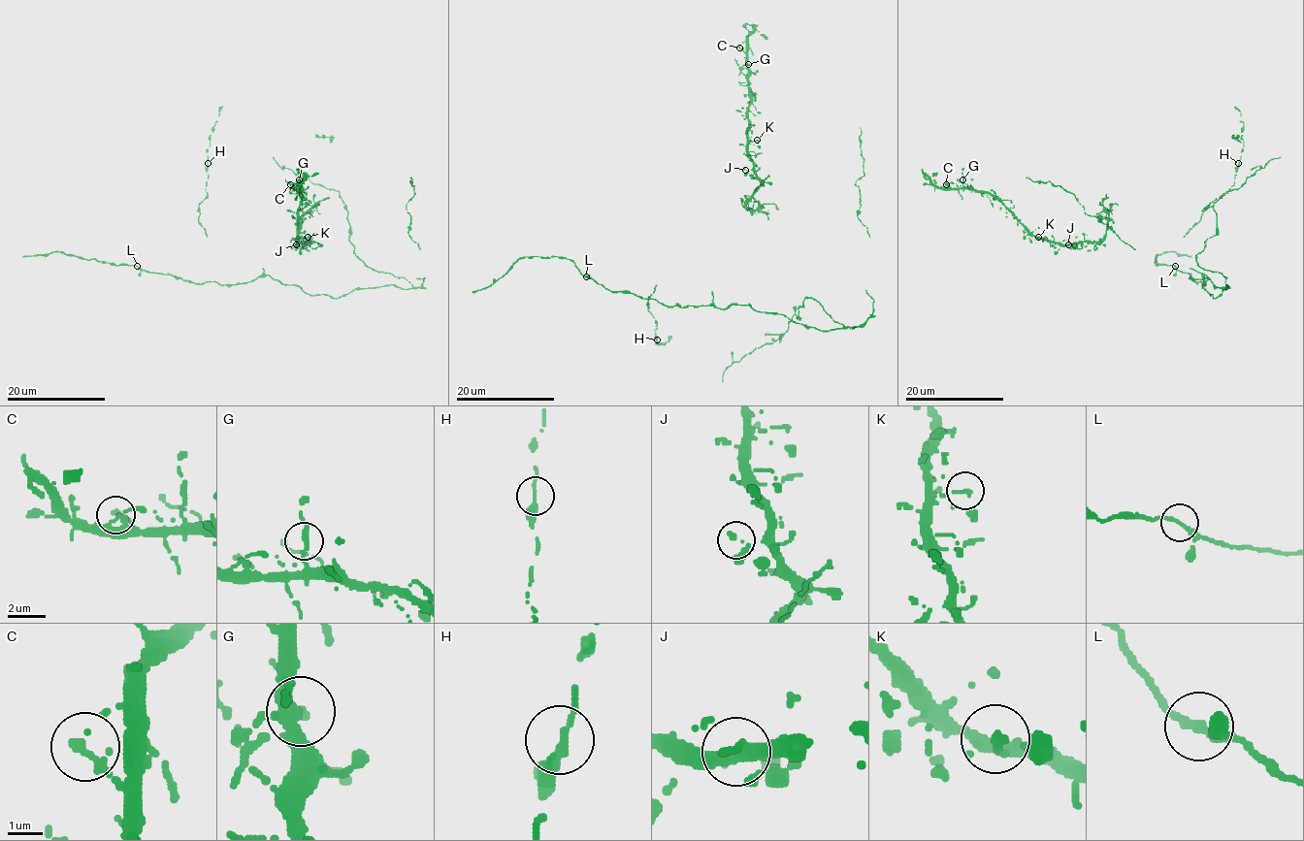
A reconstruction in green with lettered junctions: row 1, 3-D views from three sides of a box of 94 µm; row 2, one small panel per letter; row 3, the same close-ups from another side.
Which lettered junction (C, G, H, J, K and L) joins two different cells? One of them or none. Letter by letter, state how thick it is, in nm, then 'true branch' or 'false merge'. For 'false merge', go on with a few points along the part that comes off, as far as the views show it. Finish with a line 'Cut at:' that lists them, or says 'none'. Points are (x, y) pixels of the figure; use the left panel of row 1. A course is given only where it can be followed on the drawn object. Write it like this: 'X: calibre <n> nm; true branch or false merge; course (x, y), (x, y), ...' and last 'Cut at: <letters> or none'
C: calibre 300 nm; true branch
G: calibre 240 nm; true branch
H: calibre 260 nm; true branch
J: calibre 280 nm; true branch
K: calibre 180 nm; true branch
L: calibre 260 nm; true branch
Cut at: none

